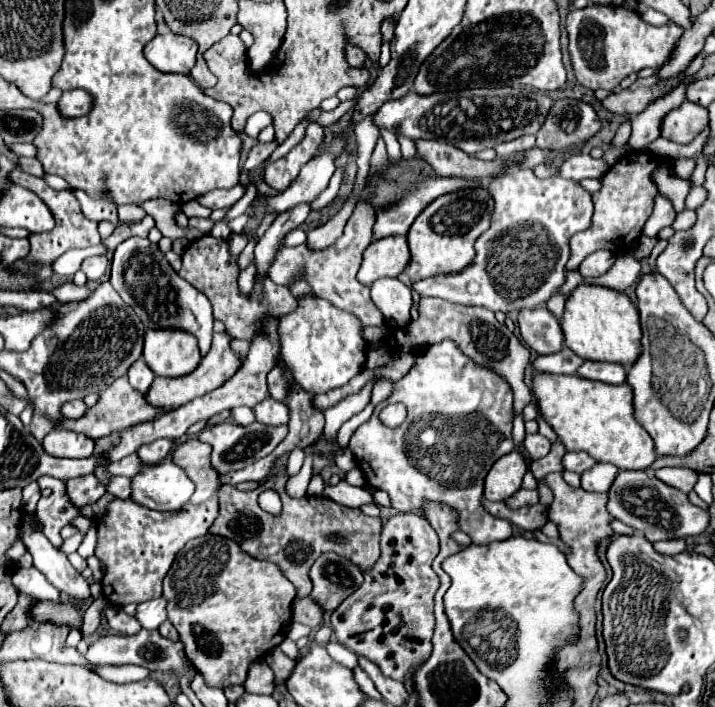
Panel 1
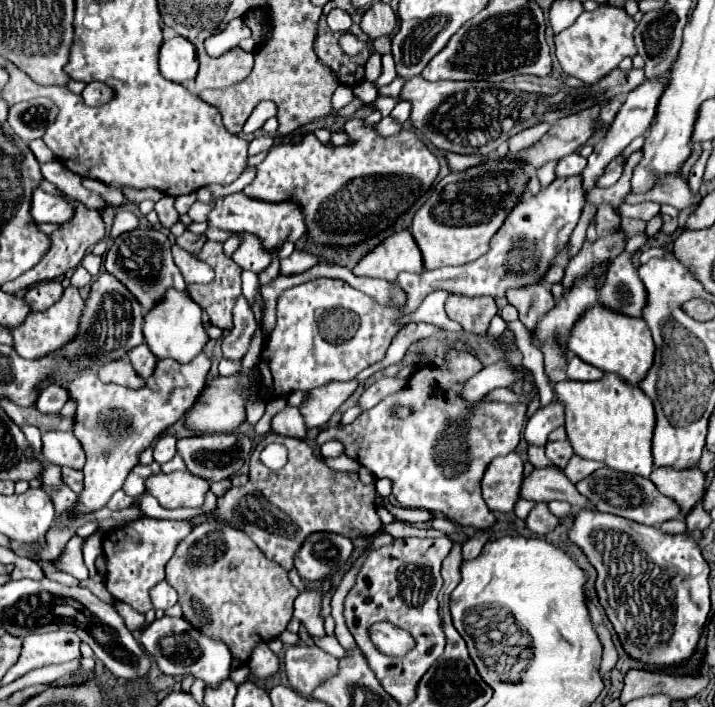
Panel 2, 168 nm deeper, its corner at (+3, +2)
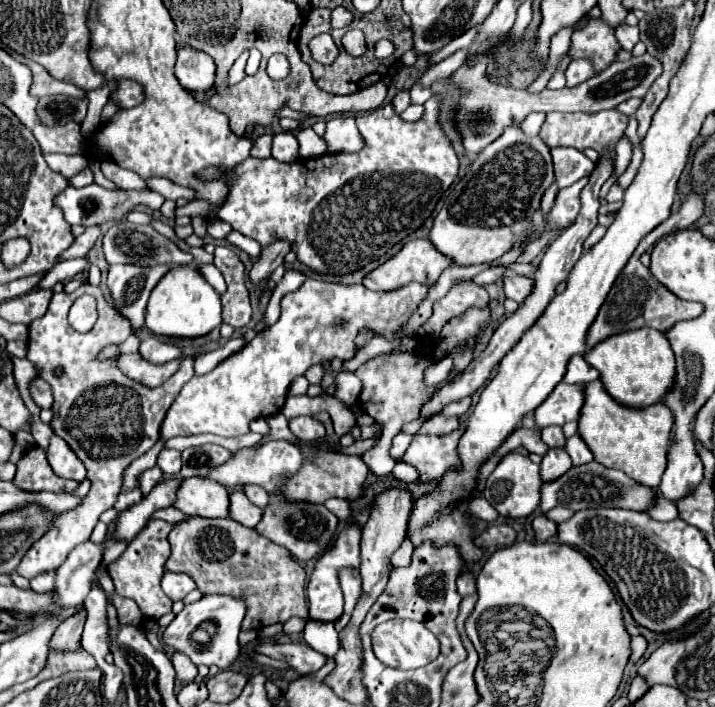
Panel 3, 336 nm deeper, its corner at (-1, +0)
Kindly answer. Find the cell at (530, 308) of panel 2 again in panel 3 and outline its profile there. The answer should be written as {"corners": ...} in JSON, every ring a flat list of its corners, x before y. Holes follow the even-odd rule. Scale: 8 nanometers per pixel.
{"corners":[[506,276,504,278,504,294,506,298,512,298,516,302,524,302,528,296,528,290,532,290,532,278,526,276]]}

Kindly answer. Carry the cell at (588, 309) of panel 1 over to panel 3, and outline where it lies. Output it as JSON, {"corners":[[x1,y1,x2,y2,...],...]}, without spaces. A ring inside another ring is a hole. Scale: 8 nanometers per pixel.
{"corners":[[638,328,628,334,616,334,606,338,596,346,596,350,588,350,584,354,586,362,600,372,600,382,612,398,628,408,648,408,650,404,662,402,668,390,674,384,676,362,670,342,658,330]]}

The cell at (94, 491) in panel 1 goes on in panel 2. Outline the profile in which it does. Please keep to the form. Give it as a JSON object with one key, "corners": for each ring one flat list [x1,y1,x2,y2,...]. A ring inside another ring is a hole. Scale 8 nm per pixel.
{"corners":[[62,468,62,478,68,484,68,488,76,494,80,494,84,490,84,476,82,470,74,470,74,468]]}

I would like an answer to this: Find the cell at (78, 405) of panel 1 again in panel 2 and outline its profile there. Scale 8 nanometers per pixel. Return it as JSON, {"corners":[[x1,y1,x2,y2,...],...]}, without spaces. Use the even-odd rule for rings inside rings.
{"corners":[[50,384,48,388,42,390,36,408,40,408,40,412,56,414,56,412,60,412,64,408,66,402,68,402,68,392,64,388,58,388,56,384]]}

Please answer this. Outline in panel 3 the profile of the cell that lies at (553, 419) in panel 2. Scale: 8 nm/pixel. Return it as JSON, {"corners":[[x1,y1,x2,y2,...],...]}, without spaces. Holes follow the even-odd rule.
{"corners":[[560,382,550,396,536,408,536,424,542,430,552,424,566,424,570,420,578,420,580,408,584,404,584,386,580,384,564,384]]}

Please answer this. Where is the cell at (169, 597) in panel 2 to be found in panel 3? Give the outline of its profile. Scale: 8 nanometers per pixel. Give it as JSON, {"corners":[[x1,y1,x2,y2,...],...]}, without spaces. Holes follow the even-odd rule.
{"corners":[[166,570,162,576,162,590,176,602,176,600,184,600,184,596,196,588,196,582,182,572,170,572]]}

